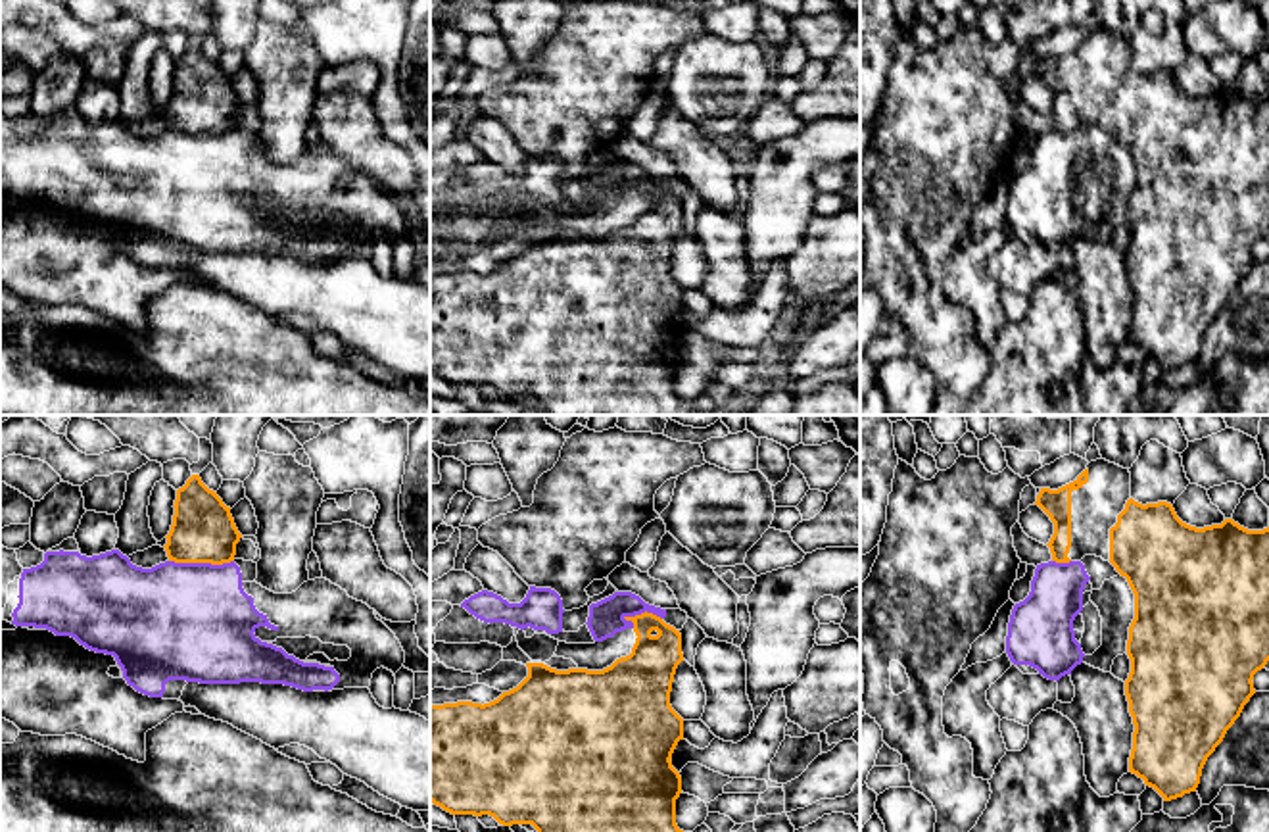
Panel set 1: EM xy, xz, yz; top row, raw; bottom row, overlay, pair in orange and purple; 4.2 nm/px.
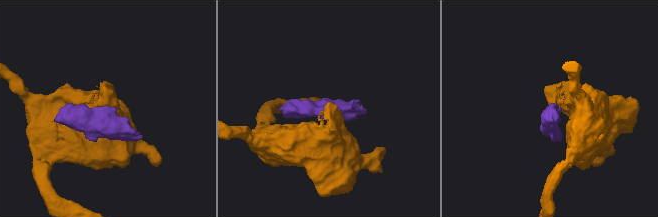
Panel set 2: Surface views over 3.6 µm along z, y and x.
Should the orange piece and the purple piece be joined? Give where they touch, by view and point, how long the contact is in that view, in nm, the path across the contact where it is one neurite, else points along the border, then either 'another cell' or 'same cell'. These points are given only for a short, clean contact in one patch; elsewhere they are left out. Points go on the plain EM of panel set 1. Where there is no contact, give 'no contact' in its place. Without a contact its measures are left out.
xy (202, 131) | 280 nm | along xy (169, 129), (233, 131) | another cell

